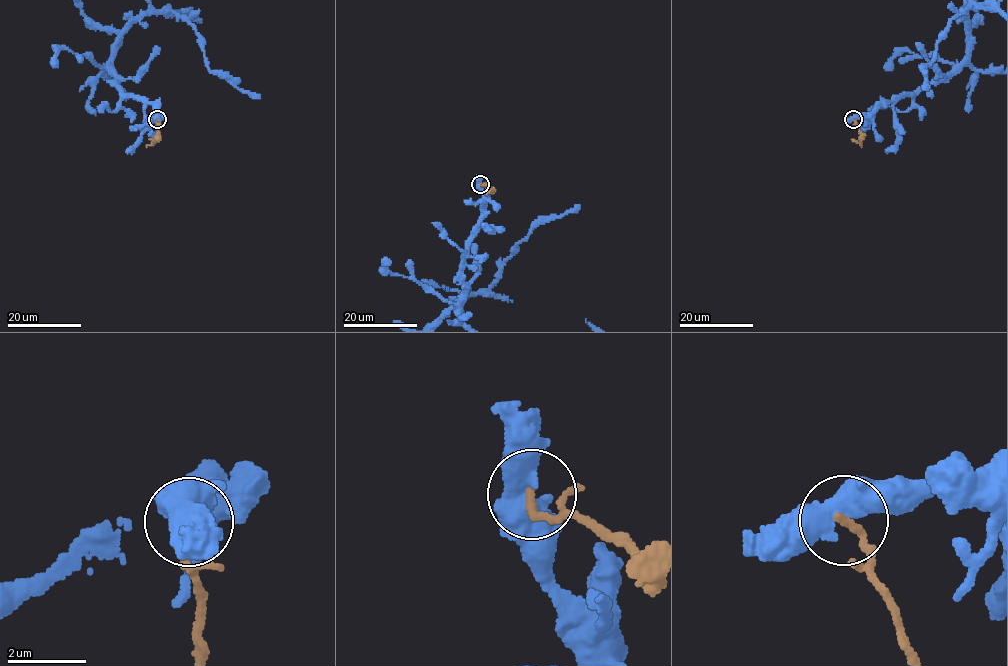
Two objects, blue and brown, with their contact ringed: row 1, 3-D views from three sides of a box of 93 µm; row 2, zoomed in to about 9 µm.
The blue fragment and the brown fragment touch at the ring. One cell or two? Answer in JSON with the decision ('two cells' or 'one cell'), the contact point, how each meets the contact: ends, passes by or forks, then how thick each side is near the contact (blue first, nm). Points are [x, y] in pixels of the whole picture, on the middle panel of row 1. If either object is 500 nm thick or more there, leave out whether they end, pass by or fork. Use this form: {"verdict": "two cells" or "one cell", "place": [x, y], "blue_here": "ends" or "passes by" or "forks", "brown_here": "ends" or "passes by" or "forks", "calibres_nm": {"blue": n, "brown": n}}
{"verdict": "two cells", "place": [480, 184], "calibres_nm": {"blue": 700, "brown": 200}}

